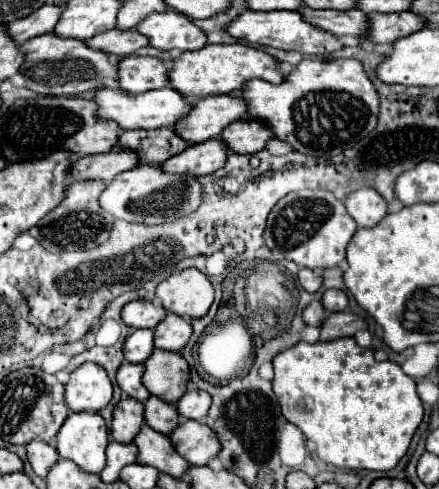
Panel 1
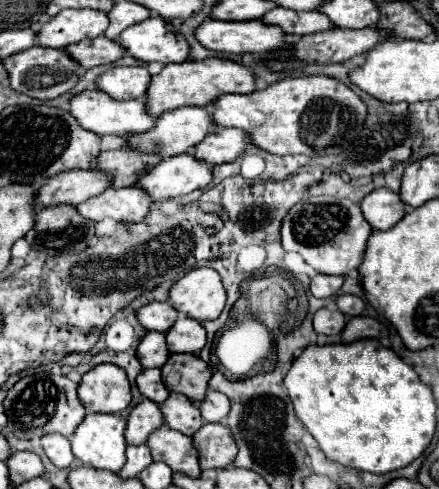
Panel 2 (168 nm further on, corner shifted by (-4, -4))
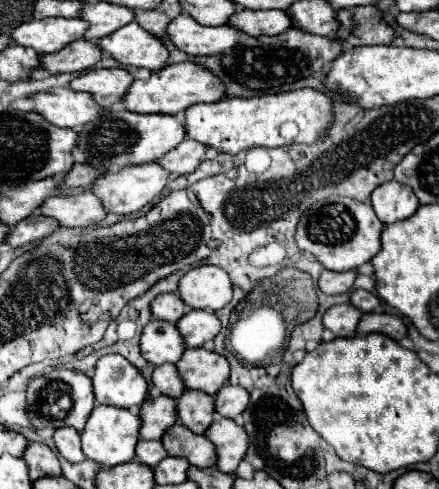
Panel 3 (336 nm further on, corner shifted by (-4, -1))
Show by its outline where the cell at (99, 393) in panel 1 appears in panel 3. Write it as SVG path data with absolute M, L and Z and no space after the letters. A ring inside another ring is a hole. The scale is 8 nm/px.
M104 355L96 363L92 383L96 405L114 405L128 409L142 405L148 395L148 383L144 375L122 355Z

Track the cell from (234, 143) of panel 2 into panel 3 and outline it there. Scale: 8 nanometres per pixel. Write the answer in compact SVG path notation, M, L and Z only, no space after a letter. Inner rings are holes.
M184 139L170 153L166 153L160 159L156 159L156 163L160 167L164 167L172 177L178 177L178 175L192 173L202 163L204 153L206 153L204 145L196 145L196 141L186 141Z

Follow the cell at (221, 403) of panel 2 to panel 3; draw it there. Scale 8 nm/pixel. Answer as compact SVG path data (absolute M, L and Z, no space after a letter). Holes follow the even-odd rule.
M224 385L214 399L216 399L216 413L228 419L238 419L250 403L248 391L238 385Z

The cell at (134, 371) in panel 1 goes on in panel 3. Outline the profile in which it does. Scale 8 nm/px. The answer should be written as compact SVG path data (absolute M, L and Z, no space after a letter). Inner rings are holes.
M172 363L156 367L154 373L152 373L152 381L164 395L168 395L172 399L178 399L186 391L182 377L180 377L176 365L172 365Z

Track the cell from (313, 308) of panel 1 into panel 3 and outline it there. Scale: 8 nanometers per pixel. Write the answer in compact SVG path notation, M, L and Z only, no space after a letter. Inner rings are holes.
M348 303L348 305L336 305L336 307L328 309L328 313L324 313L322 321L324 321L326 329L336 333L336 337L352 337L356 333L360 317L362 317L362 311Z

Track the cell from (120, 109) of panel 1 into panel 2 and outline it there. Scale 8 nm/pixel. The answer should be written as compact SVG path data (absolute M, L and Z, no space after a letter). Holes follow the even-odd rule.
M90 88L90 90L84 90L82 94L74 96L70 100L70 112L72 112L72 116L76 116L76 120L80 120L80 126L84 126L86 130L96 132L100 136L114 134L120 138L144 134L144 132L152 130L158 120L158 116L152 116L148 112L148 106L144 100L114 100L100 88Z

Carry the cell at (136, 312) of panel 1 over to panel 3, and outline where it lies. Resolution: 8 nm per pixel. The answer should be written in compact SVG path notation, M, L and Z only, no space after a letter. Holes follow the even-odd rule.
M160 293L152 301L152 315L176 323L184 315L184 301L176 293Z

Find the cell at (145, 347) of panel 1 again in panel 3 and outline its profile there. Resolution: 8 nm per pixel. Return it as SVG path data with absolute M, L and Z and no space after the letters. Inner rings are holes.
M152 319L142 331L140 349L146 361L154 365L164 365L178 363L182 353L186 351L186 343L174 323Z

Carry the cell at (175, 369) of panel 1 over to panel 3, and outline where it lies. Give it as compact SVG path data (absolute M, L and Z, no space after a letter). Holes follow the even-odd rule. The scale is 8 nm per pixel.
M204 347L186 349L184 357L176 363L180 375L188 389L200 389L208 395L218 393L218 389L230 377L230 365L224 355L216 355Z

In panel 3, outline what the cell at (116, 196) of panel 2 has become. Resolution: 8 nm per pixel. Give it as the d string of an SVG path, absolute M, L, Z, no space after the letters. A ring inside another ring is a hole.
M88 191L72 197L48 197L40 205L40 213L44 217L56 219L60 227L70 227L70 229L96 225L106 215L100 201L96 201L96 195Z

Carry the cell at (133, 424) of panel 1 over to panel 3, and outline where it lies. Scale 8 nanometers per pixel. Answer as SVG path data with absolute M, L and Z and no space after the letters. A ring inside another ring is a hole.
M160 395L156 399L148 397L140 409L140 417L144 421L140 429L140 439L162 439L162 435L178 419L176 401L166 395Z

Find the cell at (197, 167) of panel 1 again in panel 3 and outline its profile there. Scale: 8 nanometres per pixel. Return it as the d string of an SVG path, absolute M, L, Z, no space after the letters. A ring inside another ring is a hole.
M146 163L146 165L136 165L136 167L130 165L130 167L124 167L116 173L104 173L102 177L98 177L92 183L92 187L88 191L94 193L102 201L102 207L108 213L128 215L128 213L136 213L146 203L150 203L158 193L162 193L162 189L172 179L174 177L168 177L168 173L164 173L164 169L160 169L160 165L156 165L156 163Z

